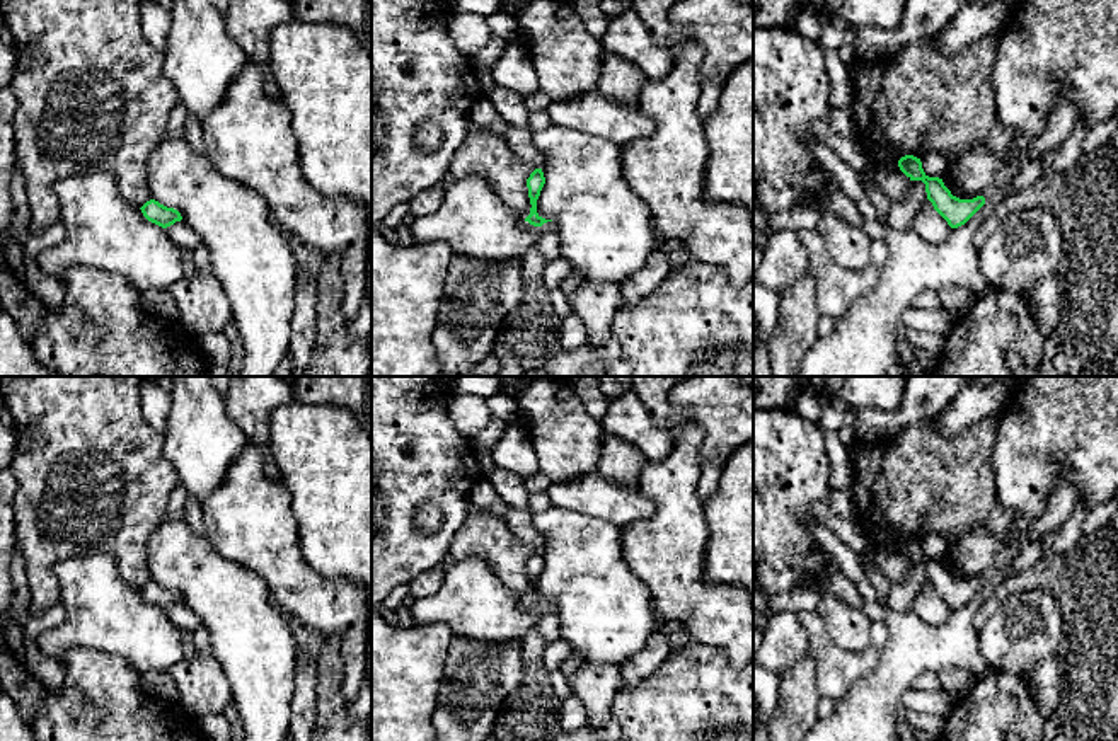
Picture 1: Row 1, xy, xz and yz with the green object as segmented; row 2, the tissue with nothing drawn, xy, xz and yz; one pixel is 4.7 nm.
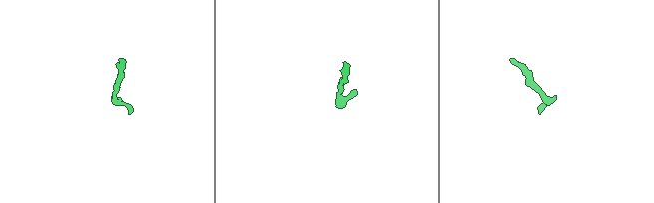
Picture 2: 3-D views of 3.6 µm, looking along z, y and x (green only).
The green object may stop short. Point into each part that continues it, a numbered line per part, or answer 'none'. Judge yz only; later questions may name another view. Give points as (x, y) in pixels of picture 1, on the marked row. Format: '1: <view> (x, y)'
1: yz (1002, 178)

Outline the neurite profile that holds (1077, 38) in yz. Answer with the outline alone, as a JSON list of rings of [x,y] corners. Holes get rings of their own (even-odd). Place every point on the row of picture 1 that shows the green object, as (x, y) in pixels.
[[[1017,0],[1009,10],[1007,29],[999,39],[999,51],[992,70],[997,119],[1016,133],[1014,143],[1004,153],[992,153],[982,145],[965,152],[946,174],[946,187],[960,199],[980,196],[992,175],[1007,162],[1023,160],[1031,141],[1043,131],[1048,114],[1062,95],[1057,75],[1062,73],[1069,99],[1079,109],[1079,121],[1089,128],[1111,118],[1118,107],[1118,0]]]

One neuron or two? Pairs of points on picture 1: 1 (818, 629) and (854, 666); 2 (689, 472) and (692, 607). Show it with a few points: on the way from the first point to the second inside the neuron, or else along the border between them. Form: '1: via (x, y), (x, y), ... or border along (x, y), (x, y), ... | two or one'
1: via (820, 641), (842, 663) | one
2: via (680, 506), (680, 573) | one

